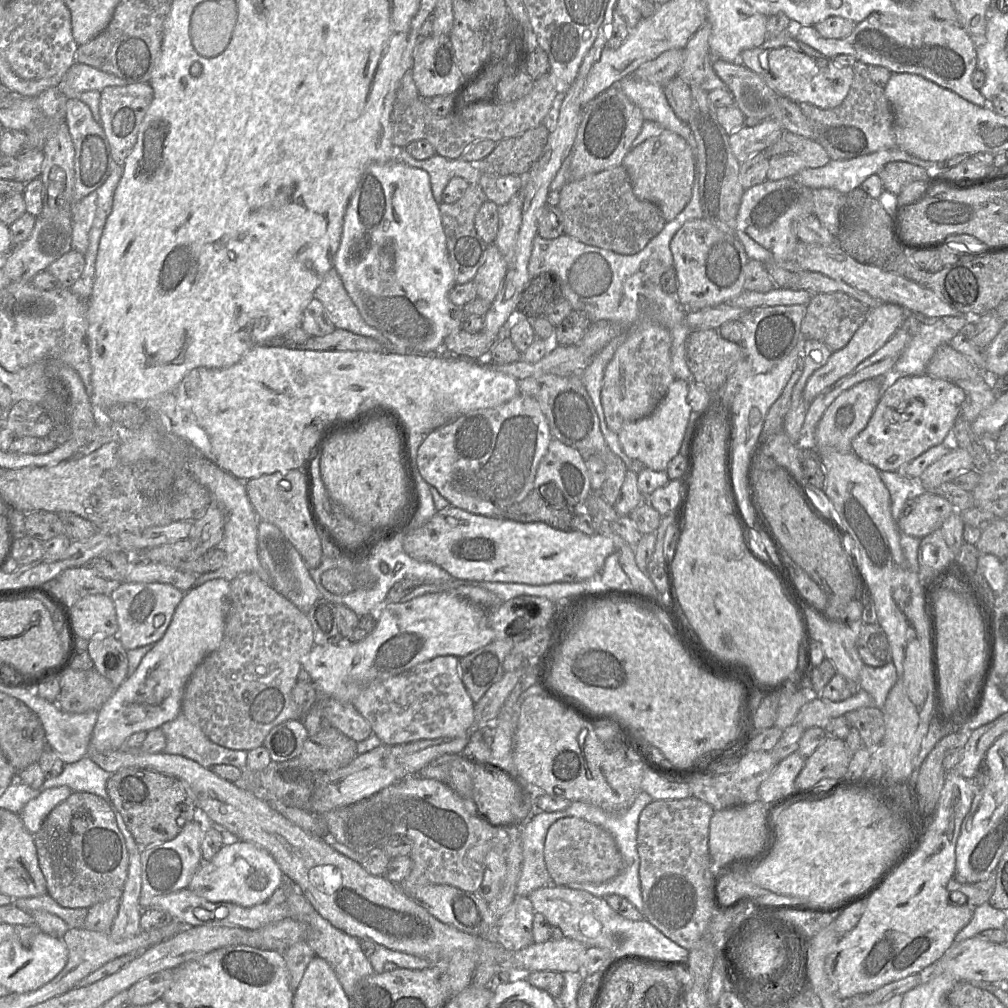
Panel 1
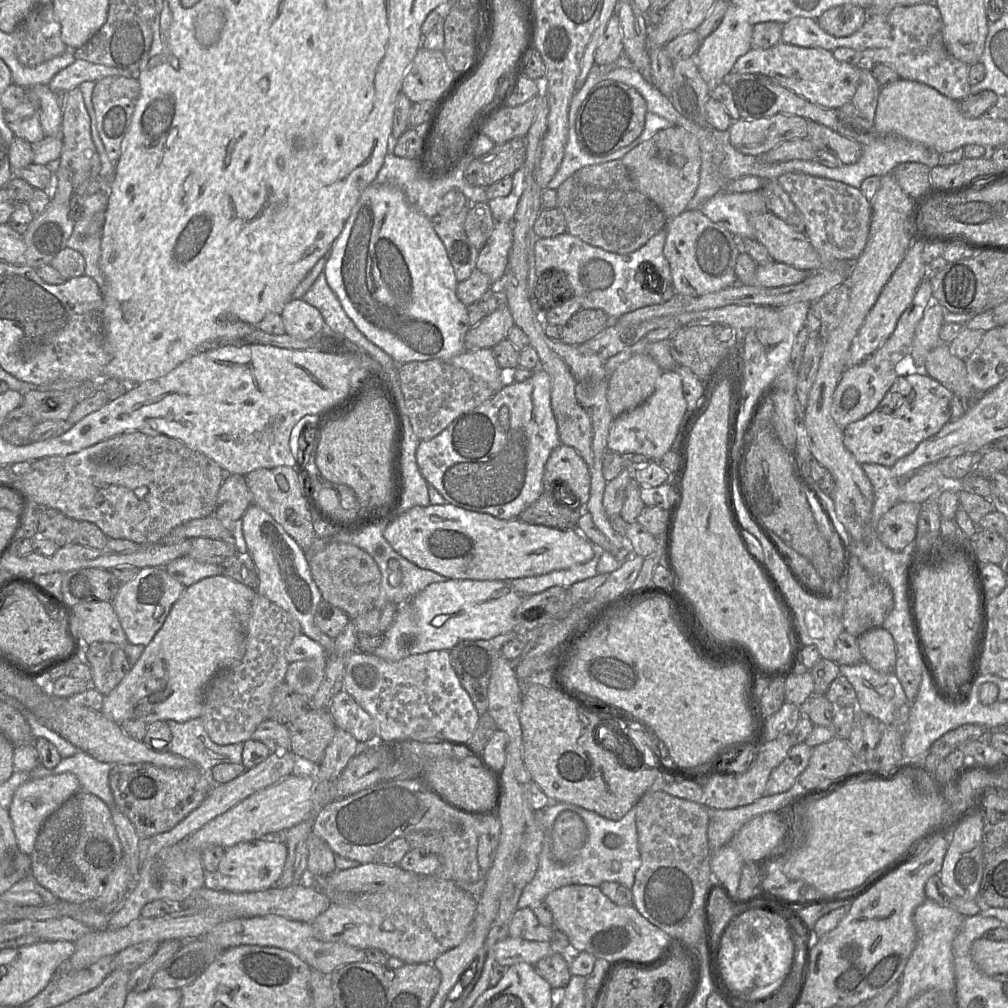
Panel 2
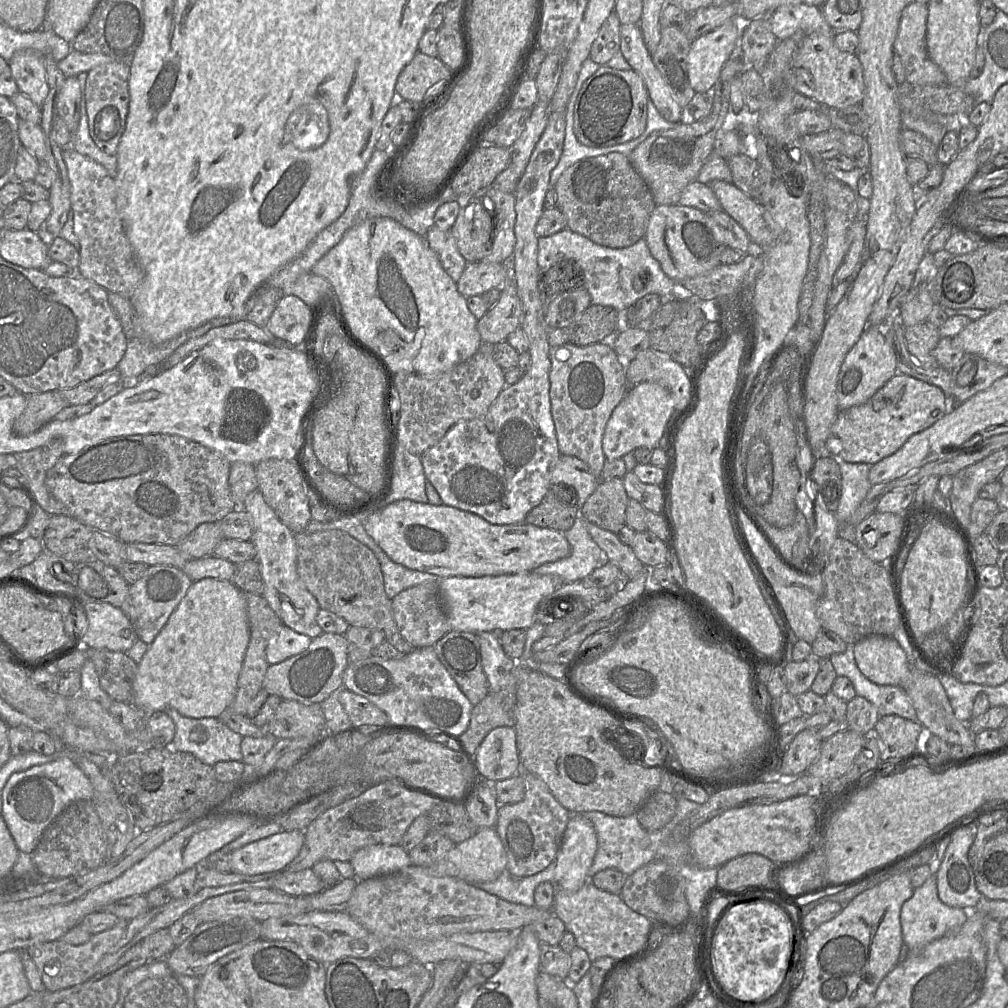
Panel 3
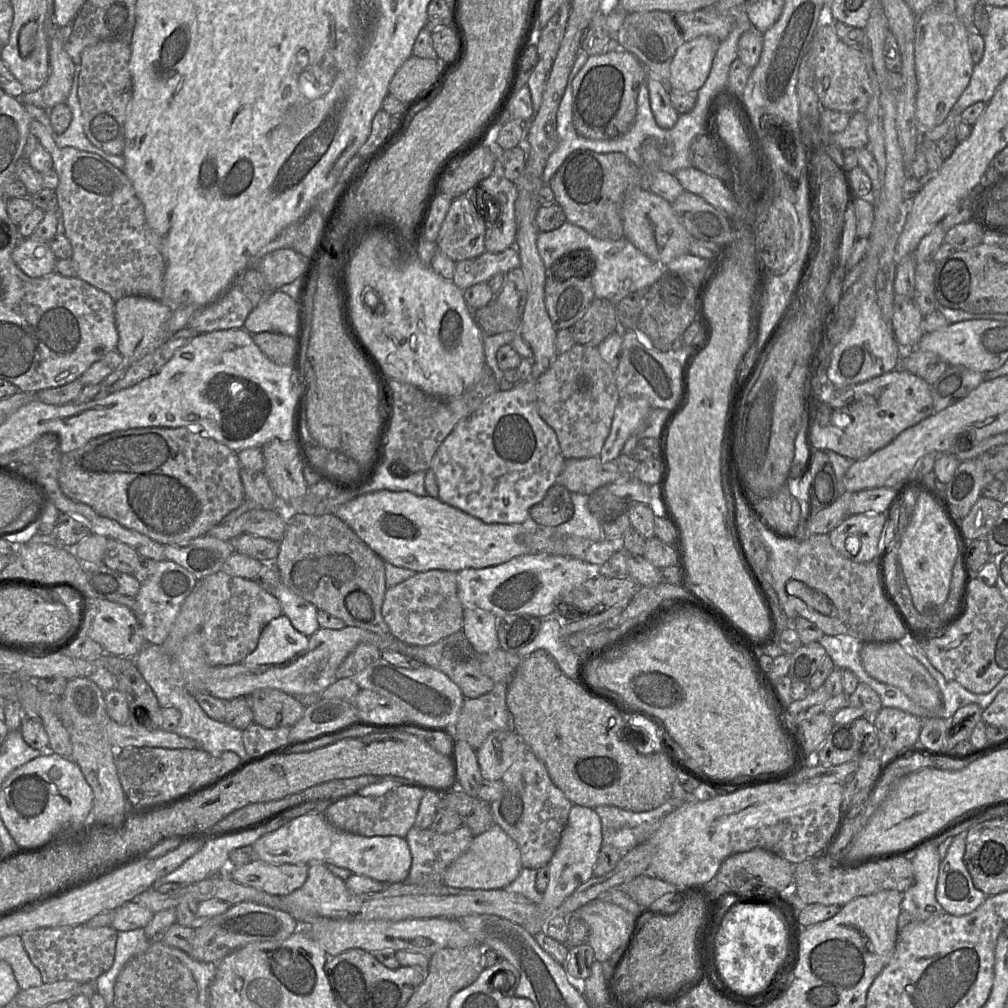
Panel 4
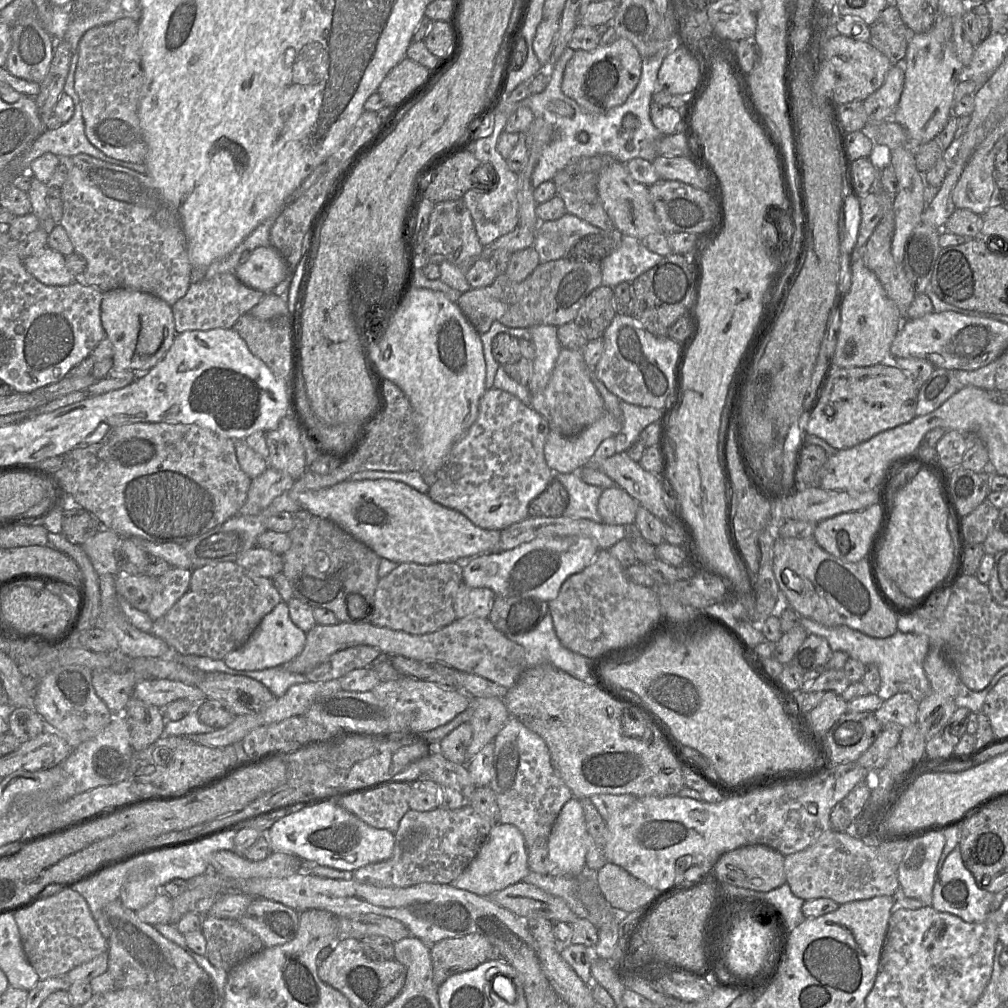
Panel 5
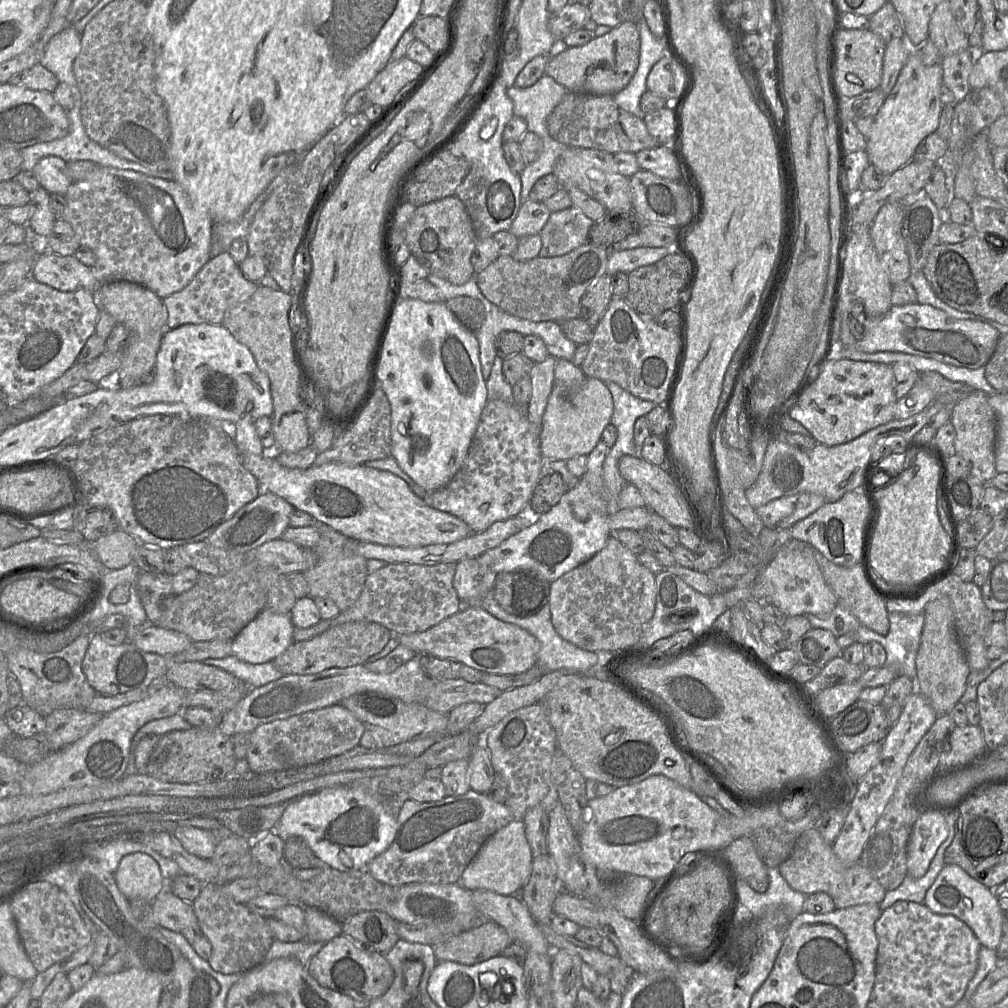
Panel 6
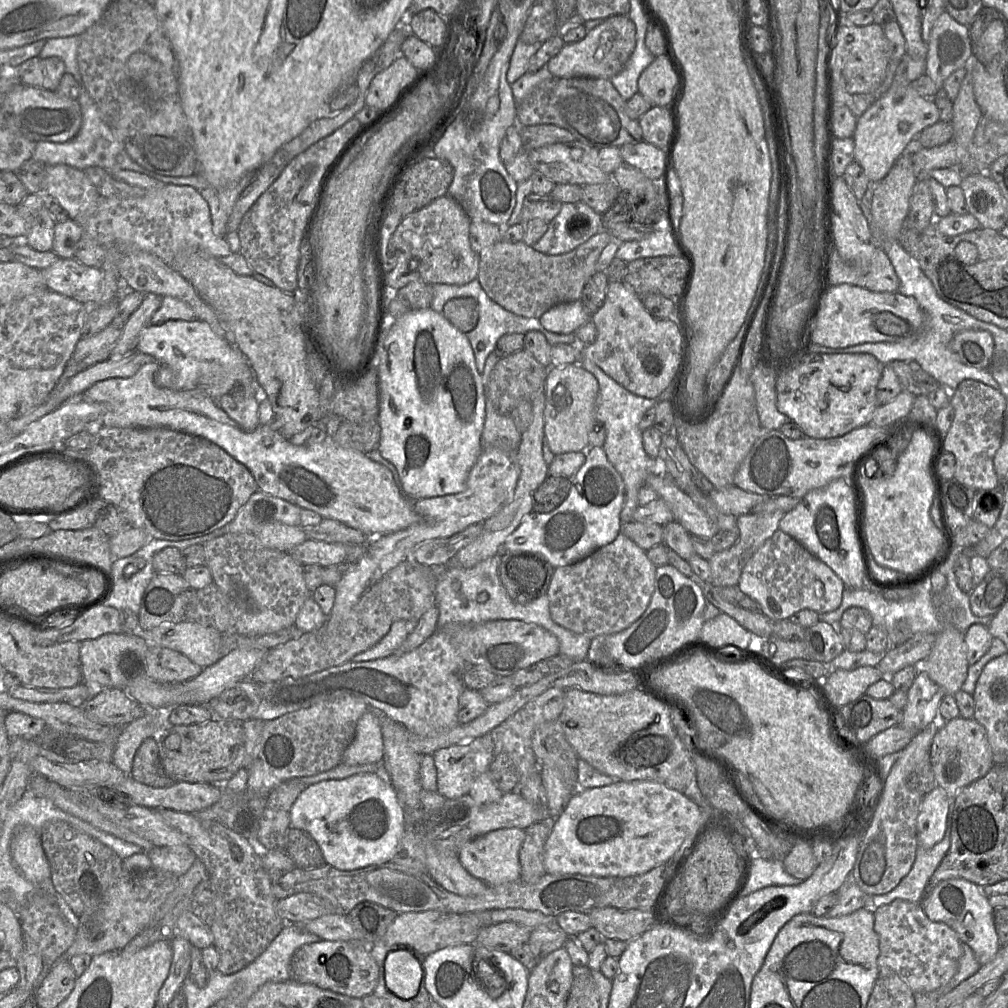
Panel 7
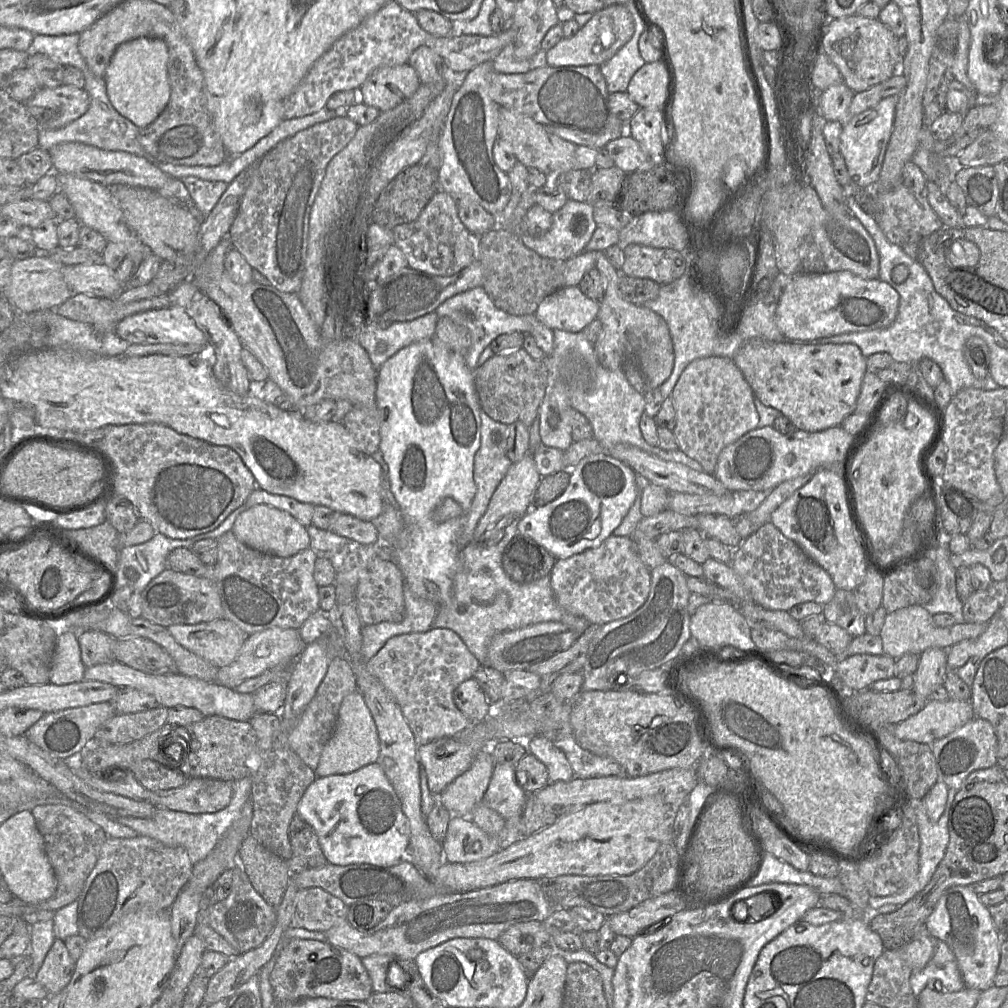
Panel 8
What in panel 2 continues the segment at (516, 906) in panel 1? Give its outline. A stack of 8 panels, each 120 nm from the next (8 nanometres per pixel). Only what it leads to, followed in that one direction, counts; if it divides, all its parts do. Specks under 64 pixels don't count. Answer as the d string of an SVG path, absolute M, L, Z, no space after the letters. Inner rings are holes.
M531 908L517 909L513 915L509 936L529 941L551 942L554 926L543 926Z

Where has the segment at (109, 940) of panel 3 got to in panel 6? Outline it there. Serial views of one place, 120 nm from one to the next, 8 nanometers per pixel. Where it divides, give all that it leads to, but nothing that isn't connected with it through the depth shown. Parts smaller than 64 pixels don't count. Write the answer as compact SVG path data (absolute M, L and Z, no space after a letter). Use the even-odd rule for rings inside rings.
M38 880L28 885L10 904L24 950L39 973L68 958L93 939L68 895L49 882Z

